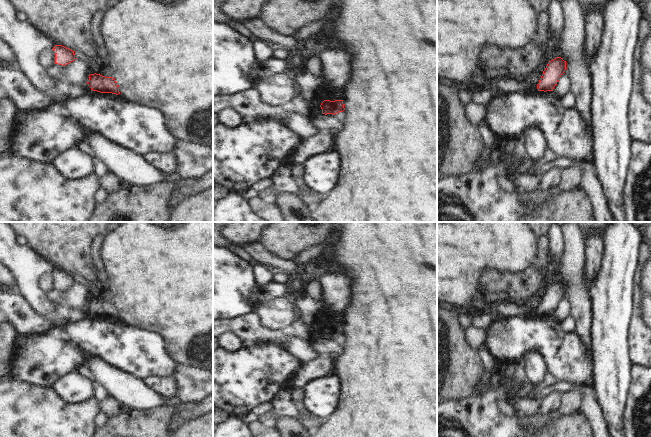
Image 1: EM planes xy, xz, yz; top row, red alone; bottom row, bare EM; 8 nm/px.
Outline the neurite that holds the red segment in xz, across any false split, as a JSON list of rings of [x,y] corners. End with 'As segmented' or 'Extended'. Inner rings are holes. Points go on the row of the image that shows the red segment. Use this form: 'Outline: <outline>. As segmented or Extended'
Outline: [[[324,100],[321,105],[322,114],[336,114],[338,112],[343,112],[345,110],[343,100]]]. As segmented.

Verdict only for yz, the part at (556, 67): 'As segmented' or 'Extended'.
As segmented.

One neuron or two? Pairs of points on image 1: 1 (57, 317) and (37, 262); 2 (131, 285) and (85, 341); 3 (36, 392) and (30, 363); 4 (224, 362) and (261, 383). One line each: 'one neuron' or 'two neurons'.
1: one neuron
2: two neurons
3: two neurons
4: one neuron

